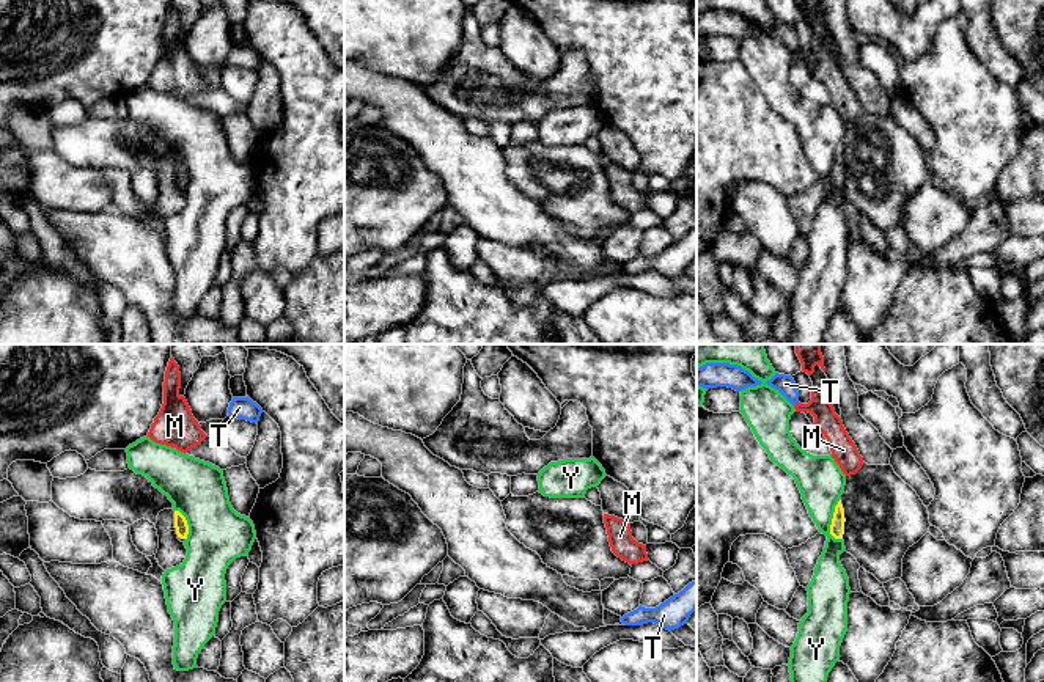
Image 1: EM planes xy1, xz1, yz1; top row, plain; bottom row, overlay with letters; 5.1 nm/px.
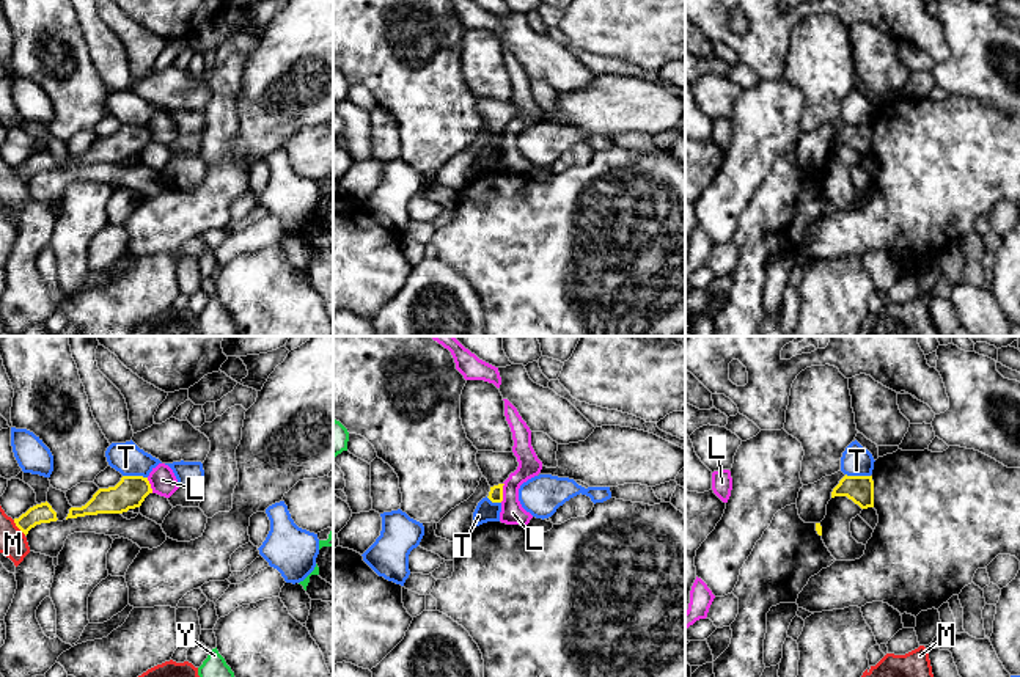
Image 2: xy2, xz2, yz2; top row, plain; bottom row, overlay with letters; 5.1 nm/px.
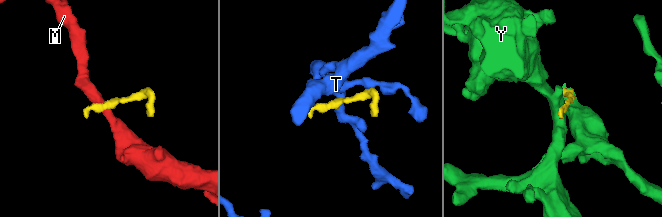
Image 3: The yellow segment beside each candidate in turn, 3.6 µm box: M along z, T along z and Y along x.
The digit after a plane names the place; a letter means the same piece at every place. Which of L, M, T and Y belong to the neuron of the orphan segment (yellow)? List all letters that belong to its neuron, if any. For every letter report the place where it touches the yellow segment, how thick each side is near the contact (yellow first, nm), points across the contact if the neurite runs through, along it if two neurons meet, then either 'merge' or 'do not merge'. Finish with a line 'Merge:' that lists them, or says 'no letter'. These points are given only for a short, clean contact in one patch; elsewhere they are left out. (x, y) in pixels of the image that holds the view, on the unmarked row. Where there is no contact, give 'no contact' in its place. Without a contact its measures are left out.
L: xz2 (502, 140) | 80/120 nm | along xz2 (503, 131), (503, 146), (500, 150) | do not merge
M: xy2 (19, 176) | 100/140 nm | along xy2 (13, 168), (25, 182) | do not merge
T: xy2 (135, 124) | 160/160 nm | along xy2 (123, 123), (142, 123), (146, 126) | do not merge
Y: yz1 (832, 168) | 80/240 nm | along yz1 (838, 148), (830, 173), (830, 183), (835, 187) | do not merge
Merge: no letter

